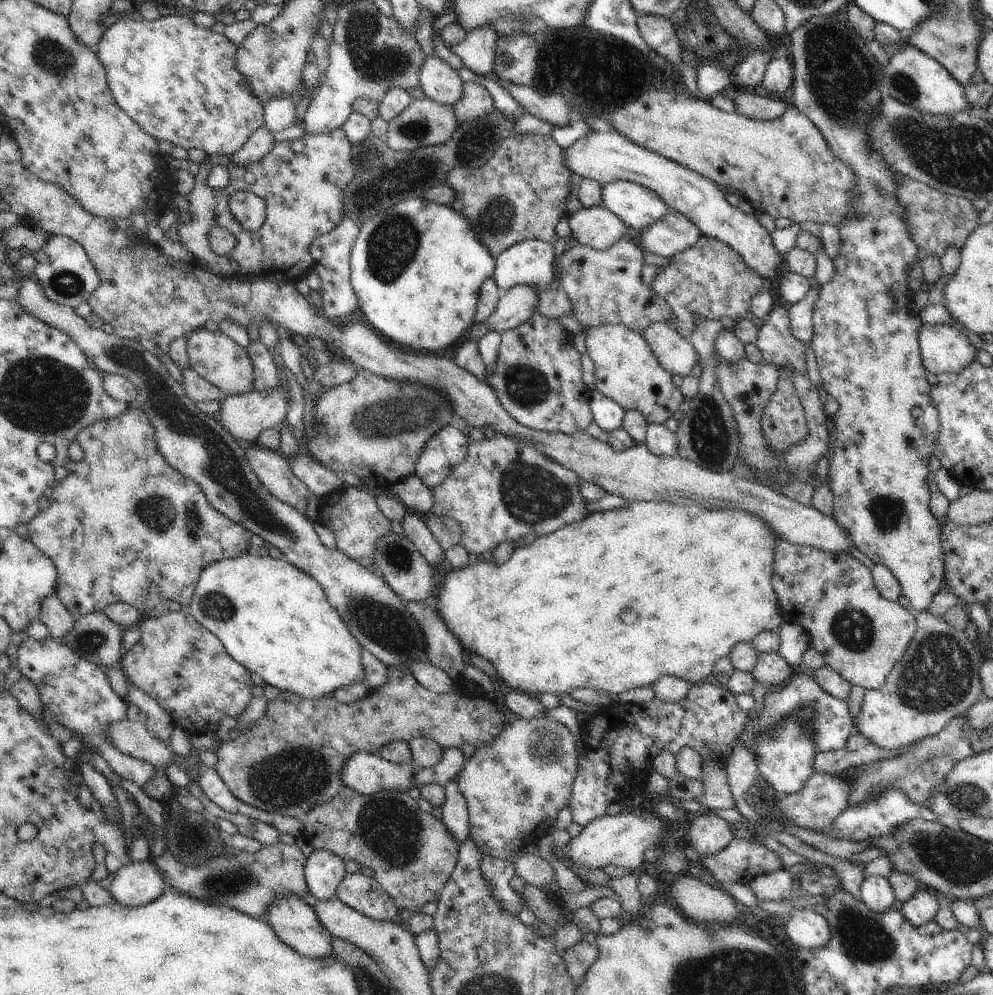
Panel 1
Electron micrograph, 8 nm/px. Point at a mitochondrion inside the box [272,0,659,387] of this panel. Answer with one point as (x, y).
(379, 60)

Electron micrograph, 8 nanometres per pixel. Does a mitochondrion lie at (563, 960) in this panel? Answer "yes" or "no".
no

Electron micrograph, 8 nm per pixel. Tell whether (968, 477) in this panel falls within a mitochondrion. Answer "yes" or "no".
no

